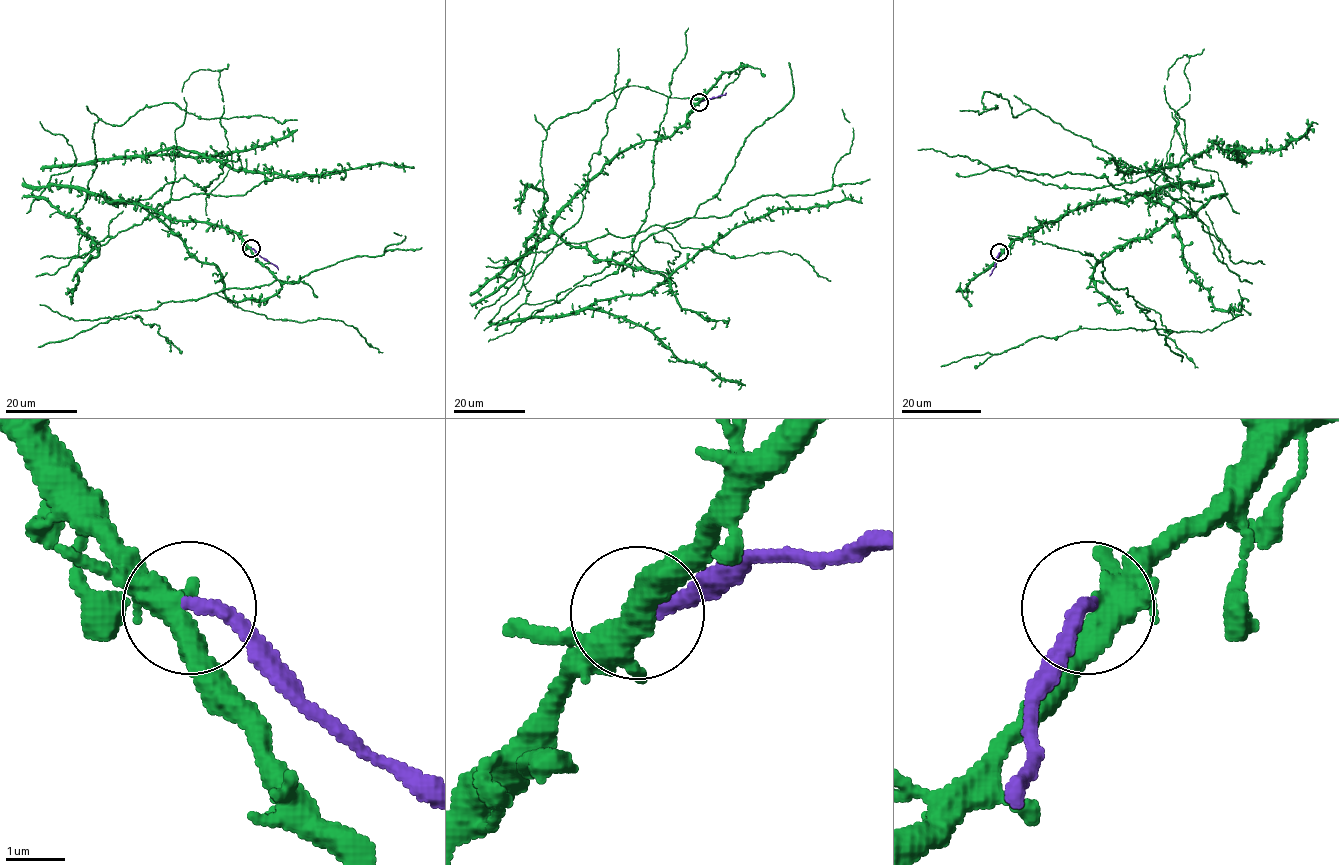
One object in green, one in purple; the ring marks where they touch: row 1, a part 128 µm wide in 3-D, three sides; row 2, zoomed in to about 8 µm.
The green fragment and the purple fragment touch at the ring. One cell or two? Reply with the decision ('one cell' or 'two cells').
two cells

